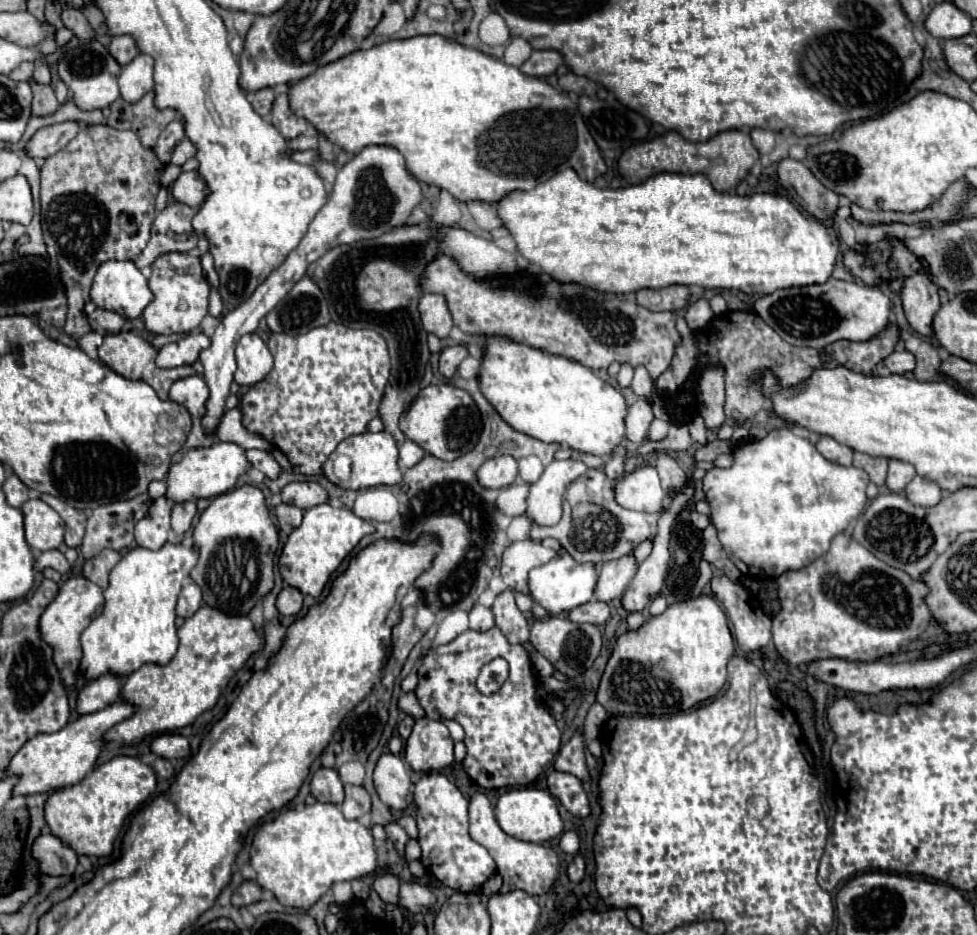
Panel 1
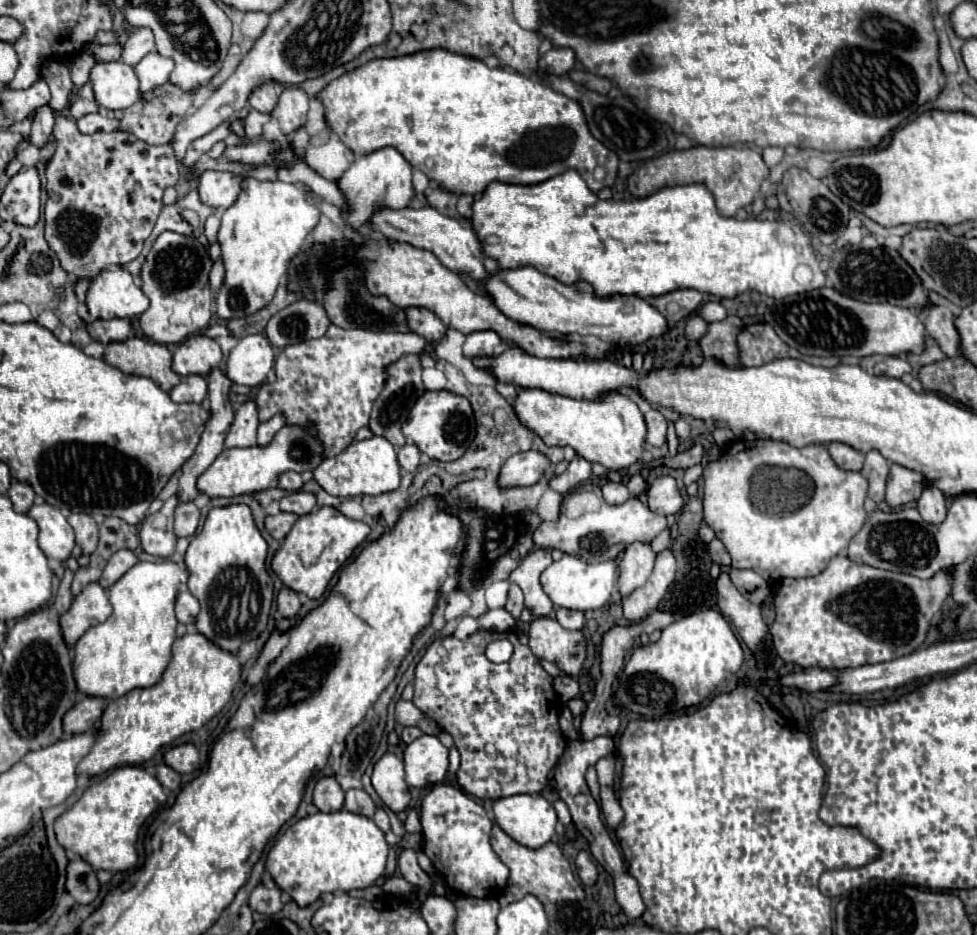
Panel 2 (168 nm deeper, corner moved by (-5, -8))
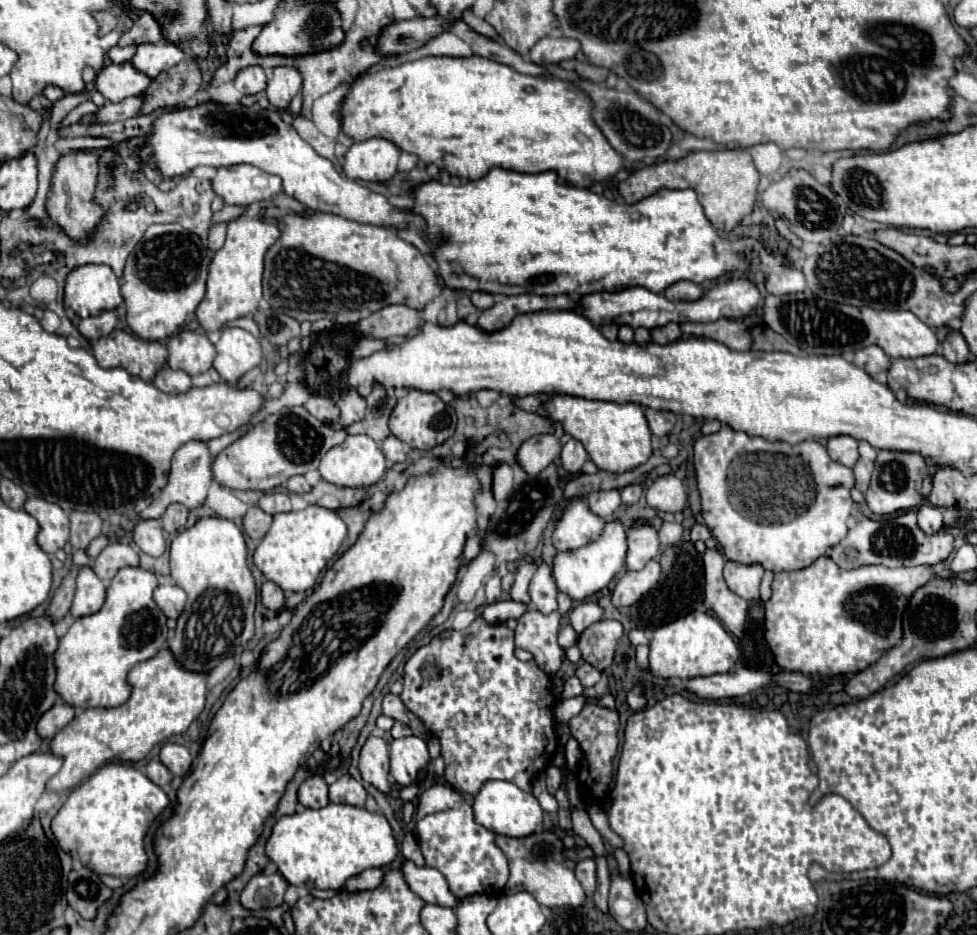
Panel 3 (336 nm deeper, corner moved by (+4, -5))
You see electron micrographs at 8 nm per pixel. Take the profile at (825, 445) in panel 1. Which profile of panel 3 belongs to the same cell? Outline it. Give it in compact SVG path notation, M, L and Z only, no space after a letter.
M839 435L839 437L831 437L827 441L827 453L833 461L845 465L845 467L853 467L859 453L857 453L857 441L853 437L847 435Z

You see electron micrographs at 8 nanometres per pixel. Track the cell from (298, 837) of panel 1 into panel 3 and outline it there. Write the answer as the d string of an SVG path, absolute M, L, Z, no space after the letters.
M329 803L323 809L305 809L303 813L281 817L273 827L265 853L289 885L339 889L369 867L389 865L397 855L397 843L391 835L391 825L381 813Z

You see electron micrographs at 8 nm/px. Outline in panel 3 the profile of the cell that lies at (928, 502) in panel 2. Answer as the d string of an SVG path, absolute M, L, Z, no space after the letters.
M923 503L919 509L917 509L917 519L919 519L919 527L925 531L925 533L937 533L937 529L941 529L943 525L943 515L937 507L929 505L929 503Z

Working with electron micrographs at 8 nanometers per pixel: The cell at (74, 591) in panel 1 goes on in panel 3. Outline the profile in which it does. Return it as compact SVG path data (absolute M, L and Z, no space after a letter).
M83 567L77 577L77 591L75 591L69 615L73 619L93 615L101 609L103 601L105 601L103 581L91 571L91 567Z

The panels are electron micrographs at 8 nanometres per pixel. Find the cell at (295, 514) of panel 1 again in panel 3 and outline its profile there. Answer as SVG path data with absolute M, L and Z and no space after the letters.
M249 507L245 519L243 519L243 525L245 525L245 531L251 539L255 541L261 541L265 537L265 533L269 531L273 523L273 515L265 513L261 507Z

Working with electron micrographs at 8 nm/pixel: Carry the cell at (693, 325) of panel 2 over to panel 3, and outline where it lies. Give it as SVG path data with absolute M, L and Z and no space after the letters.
M669 323L669 325L661 327L661 329L653 329L653 331L651 331L651 339L660 345L677 341L677 339L681 339L681 335L683 335L683 333L681 333L679 323Z

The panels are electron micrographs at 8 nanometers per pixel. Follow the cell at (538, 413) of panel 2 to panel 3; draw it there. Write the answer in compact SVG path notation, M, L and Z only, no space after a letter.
M551 395L543 403L547 419L561 425L567 435L581 441L589 459L605 471L625 473L645 463L651 455L651 431L647 427L645 415L637 403L609 403L609 401L589 401L571 395Z

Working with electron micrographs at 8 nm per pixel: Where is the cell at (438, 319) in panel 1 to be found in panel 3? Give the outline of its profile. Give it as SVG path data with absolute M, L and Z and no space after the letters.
M387 305L385 309L375 311L373 315L361 319L357 329L363 337L387 339L387 337L411 337L419 333L423 321L417 309L407 305Z

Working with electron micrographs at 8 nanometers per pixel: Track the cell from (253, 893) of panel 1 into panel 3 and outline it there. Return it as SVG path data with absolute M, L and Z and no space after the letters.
M255 875L247 887L241 893L241 905L245 909L267 909L267 907L279 907L283 903L283 895L287 889L287 881L275 875Z

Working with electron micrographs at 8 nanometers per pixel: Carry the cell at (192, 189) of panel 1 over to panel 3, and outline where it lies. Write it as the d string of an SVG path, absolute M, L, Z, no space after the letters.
M253 165L219 167L211 185L227 205L251 205L281 191L281 179L277 175L269 175Z

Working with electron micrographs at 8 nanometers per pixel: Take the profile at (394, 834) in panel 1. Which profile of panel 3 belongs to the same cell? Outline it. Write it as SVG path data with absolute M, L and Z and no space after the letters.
M403 861L401 865L405 883L413 893L417 893L425 903L435 903L435 905L445 905L445 907L455 907L457 899L453 893L449 893L445 877L431 867L417 867L413 861Z

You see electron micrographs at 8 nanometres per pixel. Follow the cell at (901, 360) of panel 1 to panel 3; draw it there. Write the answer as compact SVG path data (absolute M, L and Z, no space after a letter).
M871 345L871 347L865 347L861 351L855 353L855 361L853 361L857 367L865 369L867 373L875 375L875 373L881 373L881 371L887 371L891 367L891 359L883 353L883 349L879 349L877 345Z

